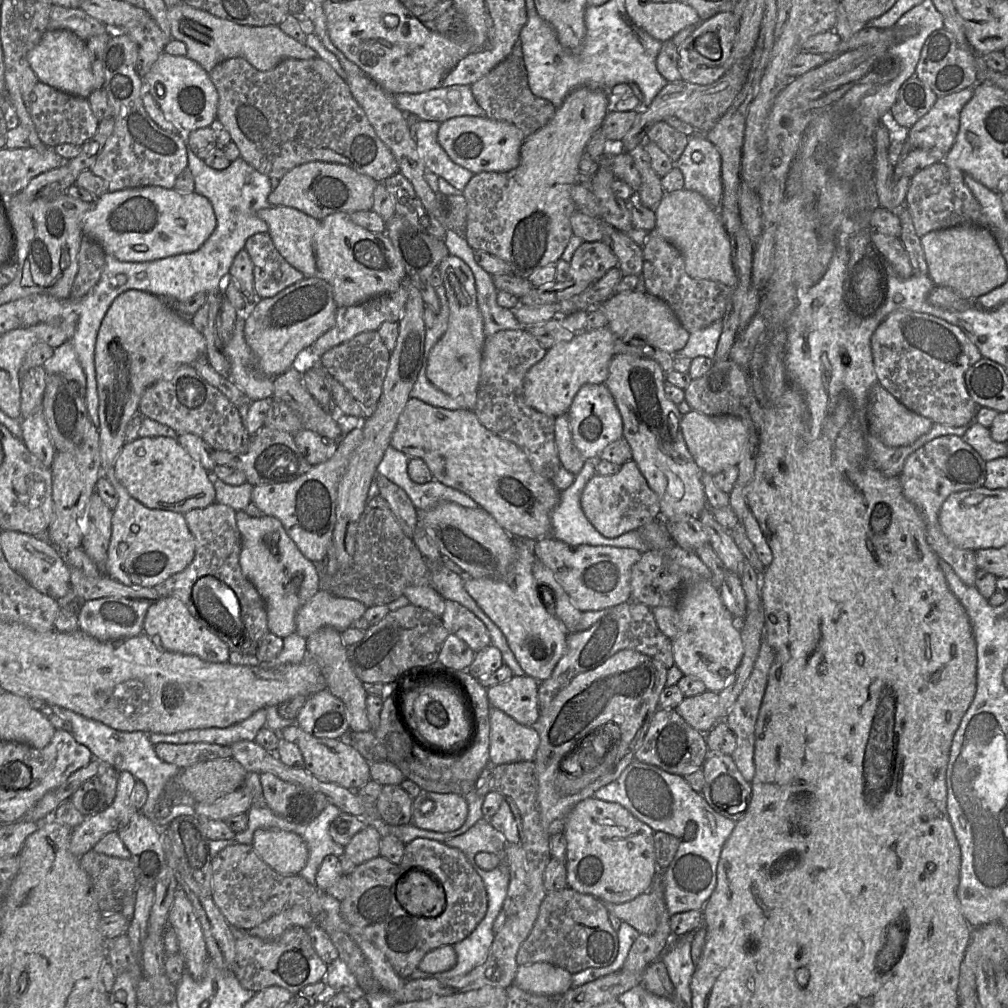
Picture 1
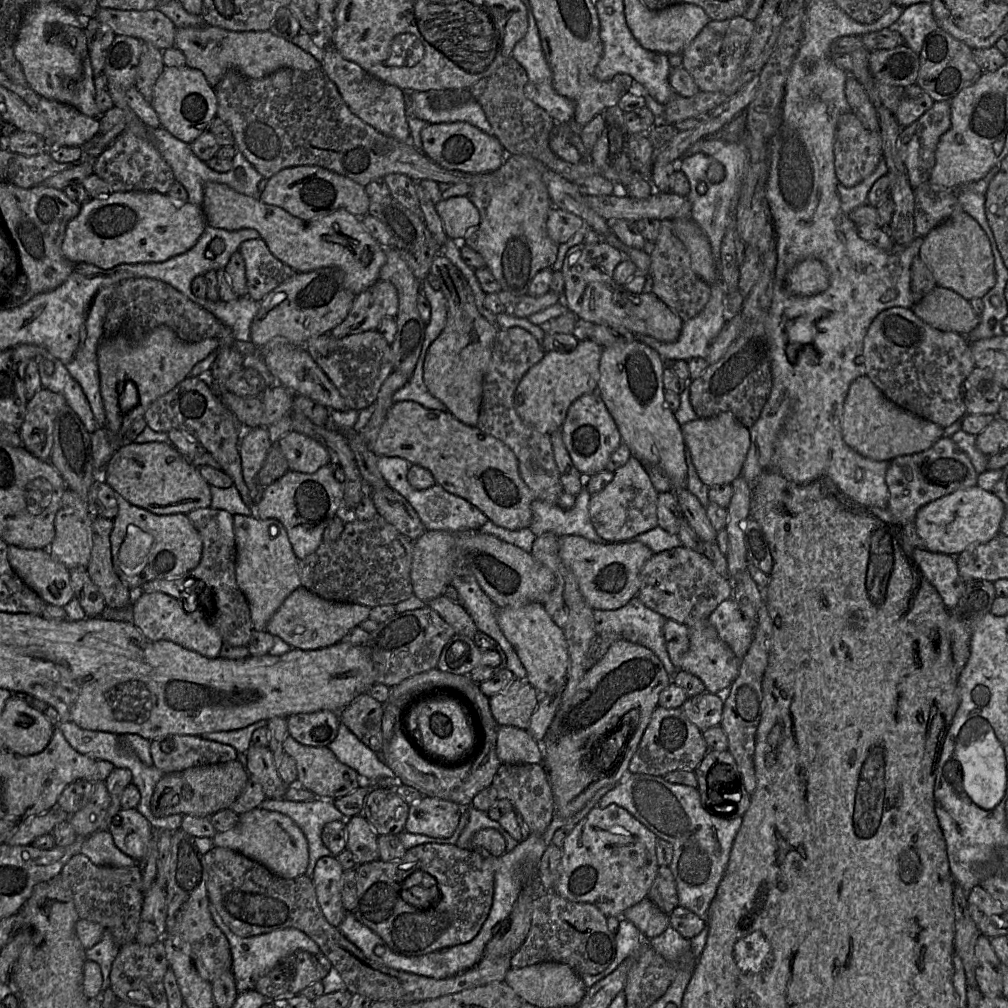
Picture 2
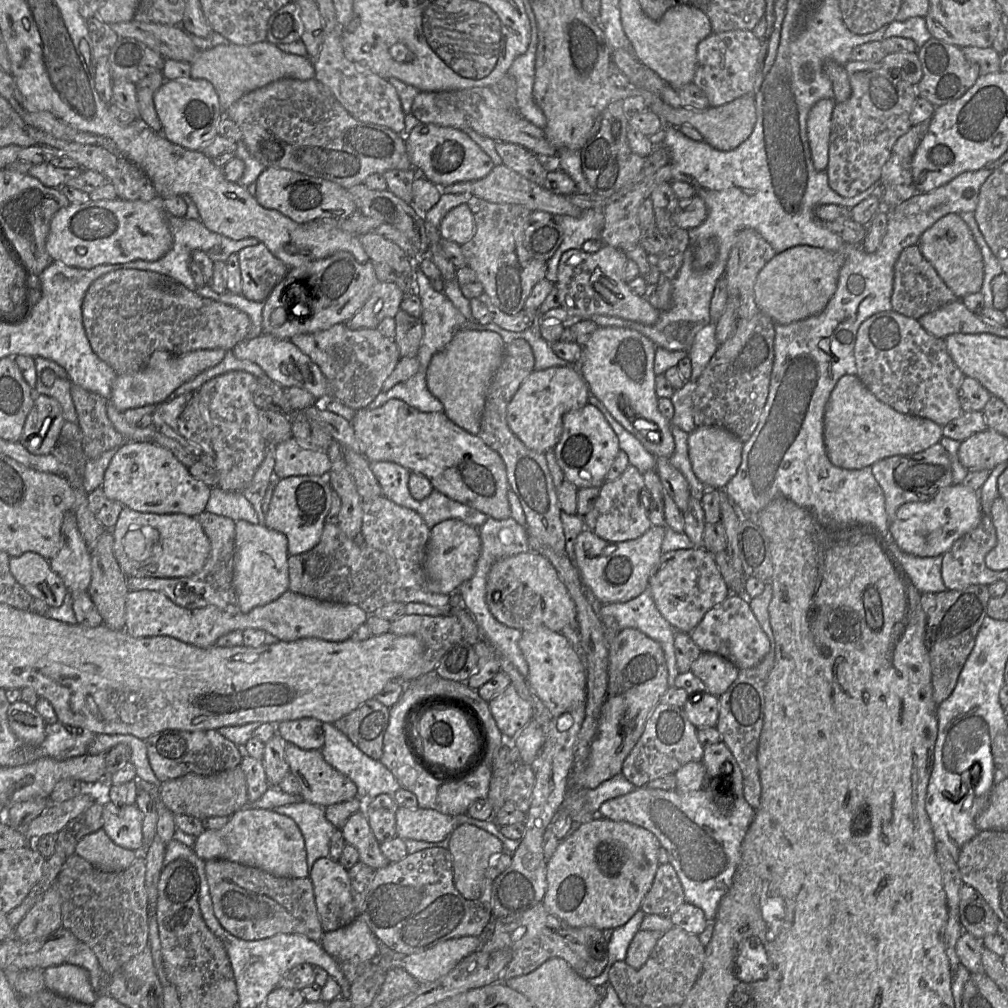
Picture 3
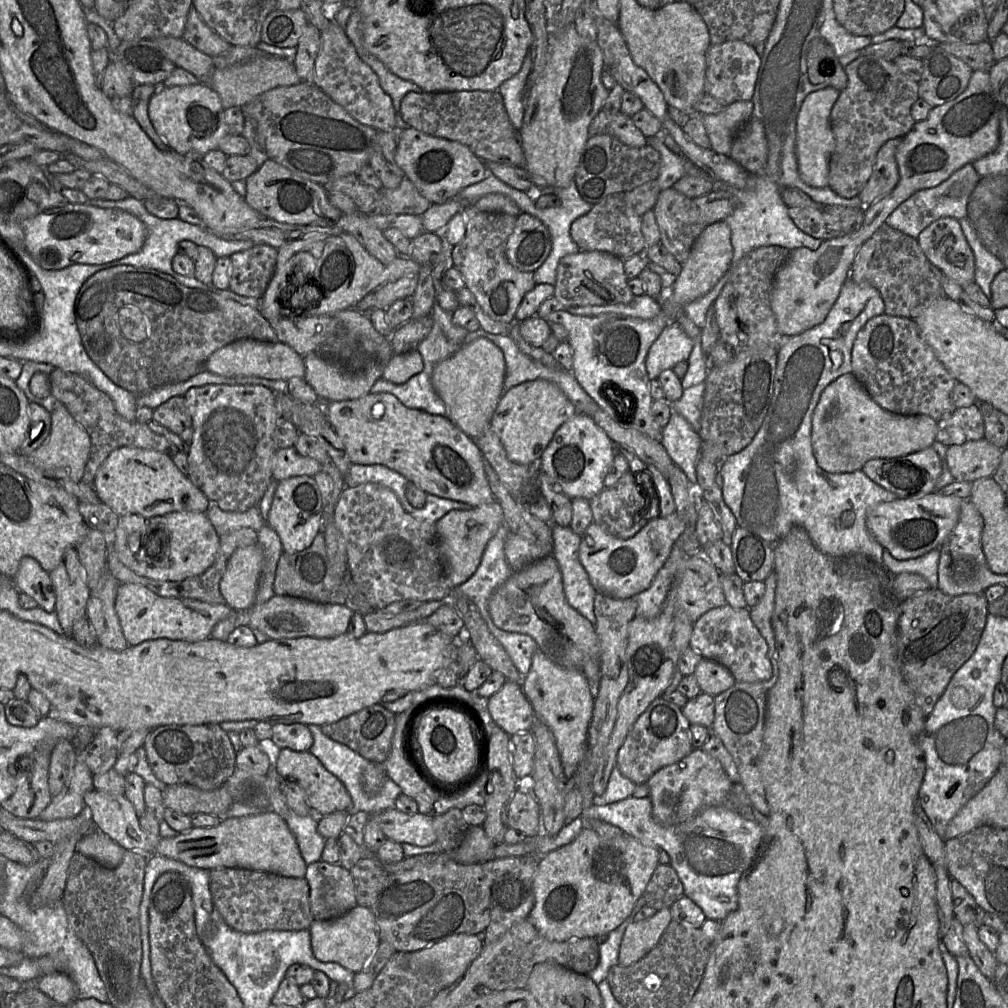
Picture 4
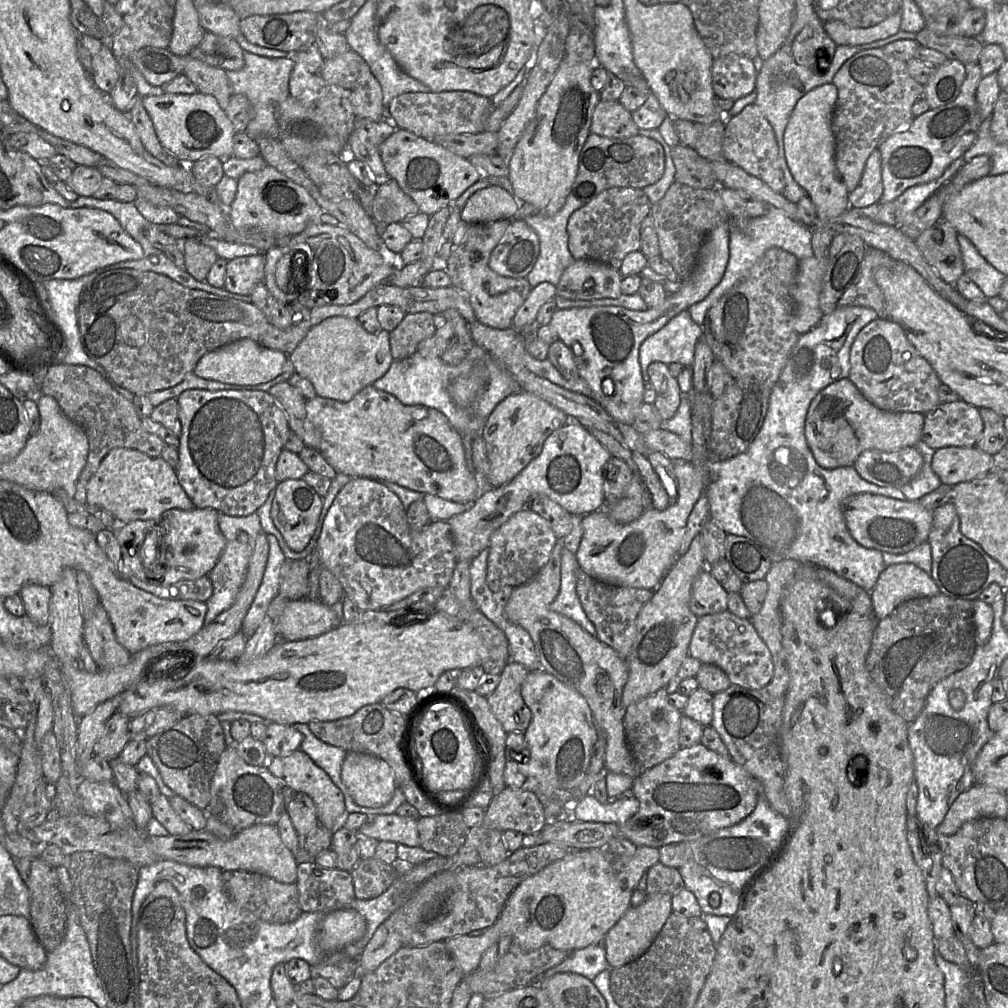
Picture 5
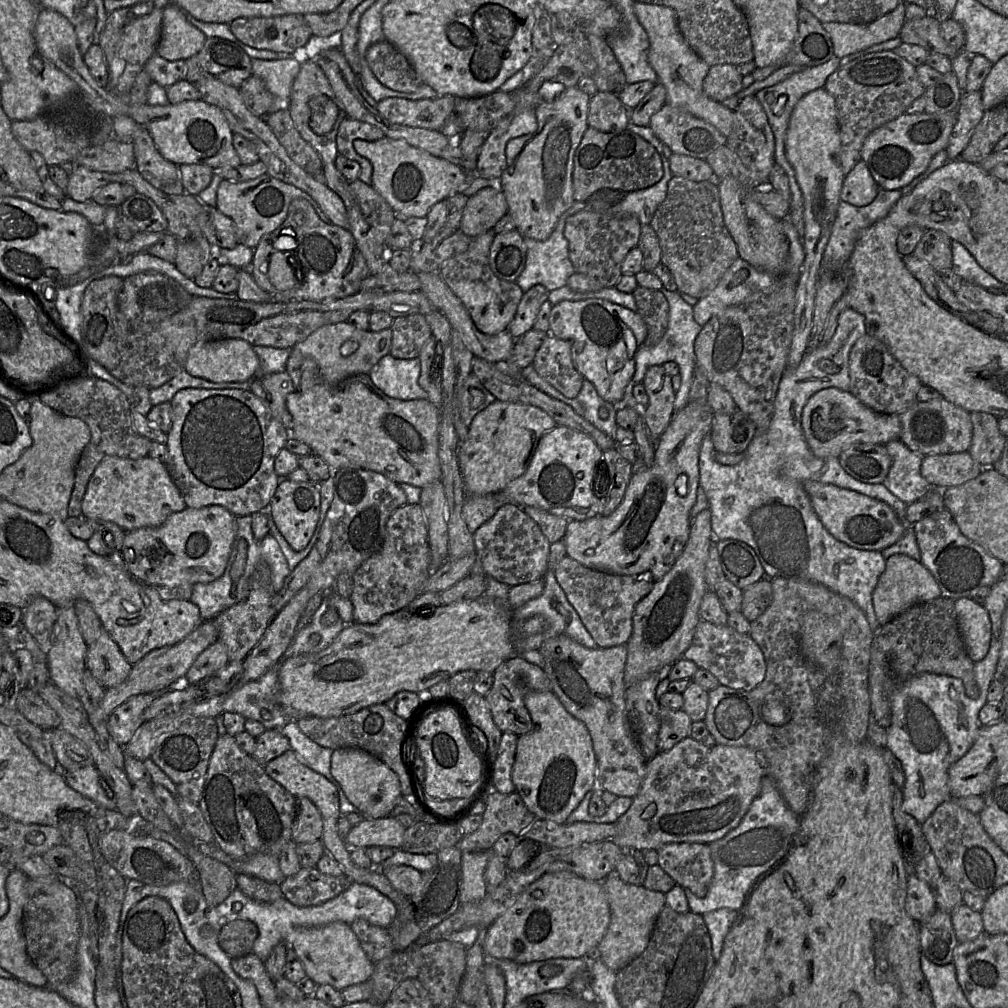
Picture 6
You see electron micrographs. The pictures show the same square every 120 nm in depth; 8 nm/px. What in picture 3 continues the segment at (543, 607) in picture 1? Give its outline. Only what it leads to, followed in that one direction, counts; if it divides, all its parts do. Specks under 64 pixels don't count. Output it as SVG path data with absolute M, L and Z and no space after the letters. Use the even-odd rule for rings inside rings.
M539 626L522 631L518 645L528 664L527 684L551 717L586 701L586 668L582 655L564 635Z

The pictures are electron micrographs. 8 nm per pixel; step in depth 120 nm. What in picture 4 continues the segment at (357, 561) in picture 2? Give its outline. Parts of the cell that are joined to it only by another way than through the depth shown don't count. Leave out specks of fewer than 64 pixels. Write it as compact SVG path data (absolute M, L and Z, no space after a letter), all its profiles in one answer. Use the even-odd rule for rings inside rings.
M321 531L308 548L297 553L281 555L276 569L274 594L297 597L317 603L340 604L363 616L374 611L359 586L351 579L350 574L347 572L341 576L333 570L326 553L324 533Z

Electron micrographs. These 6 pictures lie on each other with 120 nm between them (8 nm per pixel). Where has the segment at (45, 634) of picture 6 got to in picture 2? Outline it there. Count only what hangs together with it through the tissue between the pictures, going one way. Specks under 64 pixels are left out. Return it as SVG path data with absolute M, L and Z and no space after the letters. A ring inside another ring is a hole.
M8 545L7 559L16 575L45 603L64 607L74 598L69 570L56 561L48 549L24 549Z

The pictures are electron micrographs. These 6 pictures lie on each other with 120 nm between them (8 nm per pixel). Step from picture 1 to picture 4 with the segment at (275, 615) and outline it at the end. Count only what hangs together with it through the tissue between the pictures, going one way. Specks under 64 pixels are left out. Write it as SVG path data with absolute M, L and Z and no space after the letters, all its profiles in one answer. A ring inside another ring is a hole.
M258 544L241 547L231 555L220 592L234 611L249 611L255 604L263 560L263 549Z

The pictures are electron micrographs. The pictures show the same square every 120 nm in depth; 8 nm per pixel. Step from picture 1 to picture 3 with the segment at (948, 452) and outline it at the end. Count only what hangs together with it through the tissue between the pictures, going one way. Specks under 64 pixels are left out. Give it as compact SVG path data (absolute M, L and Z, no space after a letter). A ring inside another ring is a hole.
M940 443L913 455L885 458L874 463L871 470L883 490L885 509L890 522L903 504L929 501L940 490L953 485L953 471L949 454Z

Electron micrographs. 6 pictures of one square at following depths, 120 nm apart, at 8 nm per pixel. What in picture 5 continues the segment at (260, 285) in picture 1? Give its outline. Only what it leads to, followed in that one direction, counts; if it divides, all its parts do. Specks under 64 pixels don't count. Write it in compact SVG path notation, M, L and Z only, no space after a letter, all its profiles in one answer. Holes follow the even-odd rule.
M264 253L229 260L226 265L223 288L232 293L249 295L258 283L263 282Z

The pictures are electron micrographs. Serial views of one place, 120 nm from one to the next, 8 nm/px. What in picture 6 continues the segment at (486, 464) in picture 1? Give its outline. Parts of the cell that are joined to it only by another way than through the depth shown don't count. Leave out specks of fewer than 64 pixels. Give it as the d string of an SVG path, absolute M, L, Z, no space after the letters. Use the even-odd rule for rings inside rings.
M319 372L318 391L295 390L286 397L286 407L292 417L292 430L289 436L308 445L312 450L312 454L320 457L330 468L336 471L343 468L365 469L381 474L396 484L406 483L420 488L441 479L442 472L438 457L440 411L427 399L404 401L390 398L371 382L367 374L351 375L339 384L331 386L325 383Z

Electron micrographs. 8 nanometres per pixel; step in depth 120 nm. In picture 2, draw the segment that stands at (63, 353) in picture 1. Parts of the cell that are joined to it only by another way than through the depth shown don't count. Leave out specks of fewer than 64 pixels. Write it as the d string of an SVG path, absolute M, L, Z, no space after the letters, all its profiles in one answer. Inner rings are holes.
M57 358L48 359L53 360L54 373L47 375L45 370L41 370L38 366L42 388L62 395L66 404L78 415L86 430L89 433L94 432L98 428L98 424L81 386L60 360Z

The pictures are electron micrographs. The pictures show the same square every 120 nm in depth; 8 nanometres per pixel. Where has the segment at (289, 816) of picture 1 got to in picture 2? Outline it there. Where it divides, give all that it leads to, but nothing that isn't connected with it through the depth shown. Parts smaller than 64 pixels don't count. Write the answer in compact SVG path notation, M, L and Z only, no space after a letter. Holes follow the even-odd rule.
M251 744L240 759L247 772L262 785L266 798L283 799L286 785L277 772L272 751L265 746Z

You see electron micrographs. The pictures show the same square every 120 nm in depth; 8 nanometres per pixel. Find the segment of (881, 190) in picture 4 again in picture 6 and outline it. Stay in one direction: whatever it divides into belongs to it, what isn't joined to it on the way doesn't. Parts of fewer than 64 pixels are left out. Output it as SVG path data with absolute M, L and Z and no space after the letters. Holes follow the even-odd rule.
M860 161L845 175L840 199L853 206L863 207L873 202L879 190L867 165Z

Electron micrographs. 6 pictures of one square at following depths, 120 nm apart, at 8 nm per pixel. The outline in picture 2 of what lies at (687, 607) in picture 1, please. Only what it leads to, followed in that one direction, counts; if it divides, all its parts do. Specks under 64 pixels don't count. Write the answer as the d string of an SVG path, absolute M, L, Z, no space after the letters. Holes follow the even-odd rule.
M707 620L688 628L689 647L682 657L680 668L698 677L706 691L714 694L725 693L739 673L740 659L725 642L719 639L716 630Z

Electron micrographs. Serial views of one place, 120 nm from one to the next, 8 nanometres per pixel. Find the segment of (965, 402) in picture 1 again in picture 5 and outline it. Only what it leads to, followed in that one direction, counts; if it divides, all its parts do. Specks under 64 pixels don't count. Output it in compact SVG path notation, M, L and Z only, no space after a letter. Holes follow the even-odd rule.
M877 318L858 333L850 350L848 378L882 411L925 415L940 404L938 389L942 383L936 372L908 341L903 328L890 320Z

